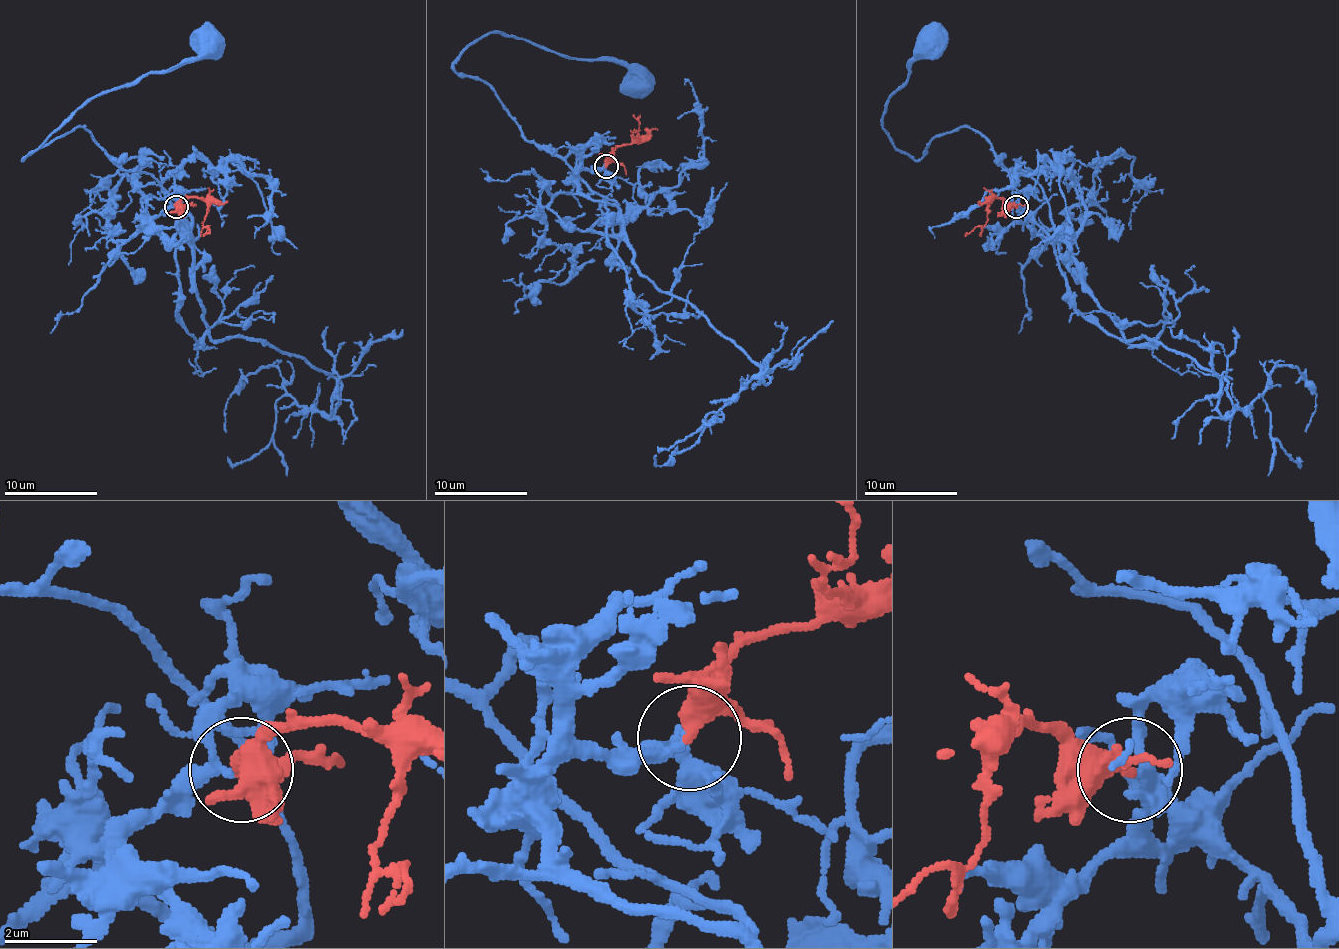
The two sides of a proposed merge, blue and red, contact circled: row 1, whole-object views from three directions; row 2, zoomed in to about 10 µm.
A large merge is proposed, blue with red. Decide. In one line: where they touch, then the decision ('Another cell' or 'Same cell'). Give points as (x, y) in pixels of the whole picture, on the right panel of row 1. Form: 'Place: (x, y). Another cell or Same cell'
Place: (1016, 206). Same cell

